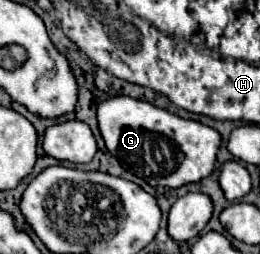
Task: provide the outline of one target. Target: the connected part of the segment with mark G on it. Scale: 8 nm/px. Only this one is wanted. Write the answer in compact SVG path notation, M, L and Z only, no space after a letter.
M116 96L116 98L100 102L96 116L98 116L98 126L106 142L106 148L122 162L122 166L128 172L146 180L154 188L156 186L180 188L190 182L200 182L202 178L208 178L214 172L214 162L222 144L222 136L210 126L204 126L194 120L184 120L176 114L170 114L168 110L156 108L142 100L134 100L130 96Z

